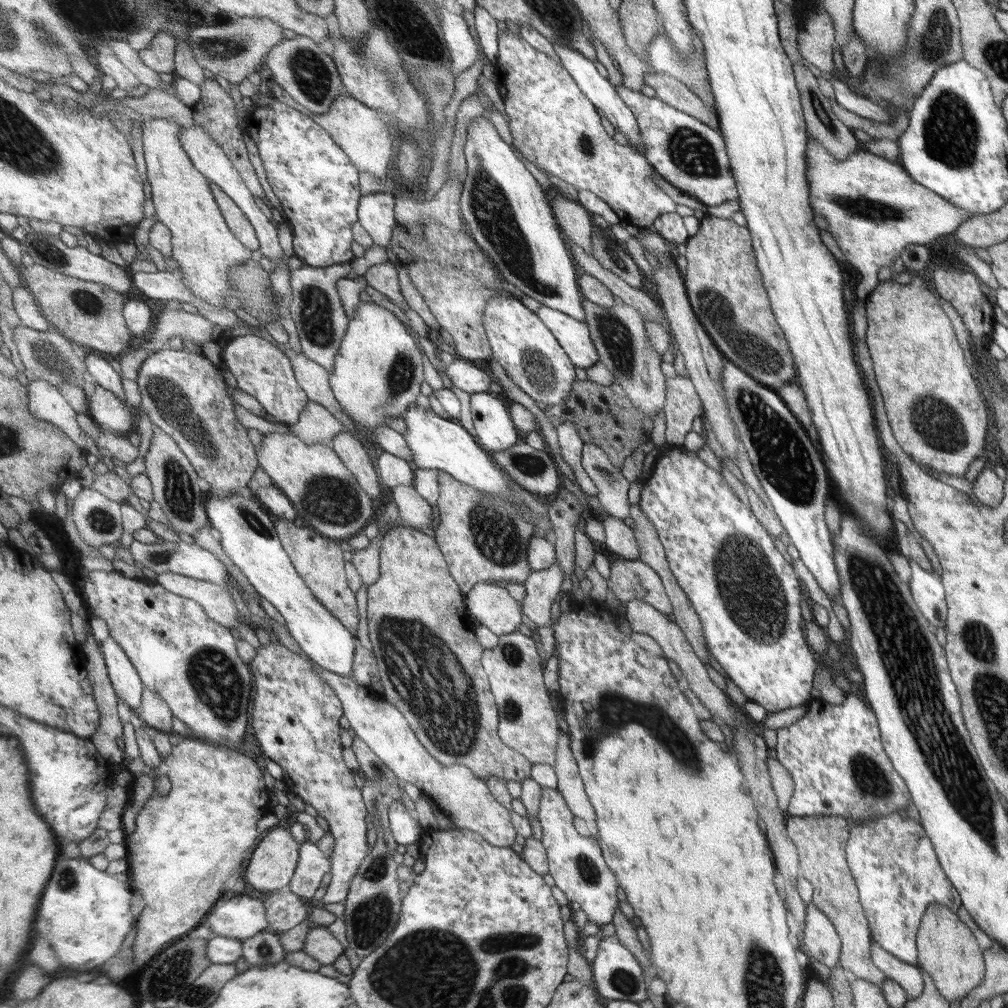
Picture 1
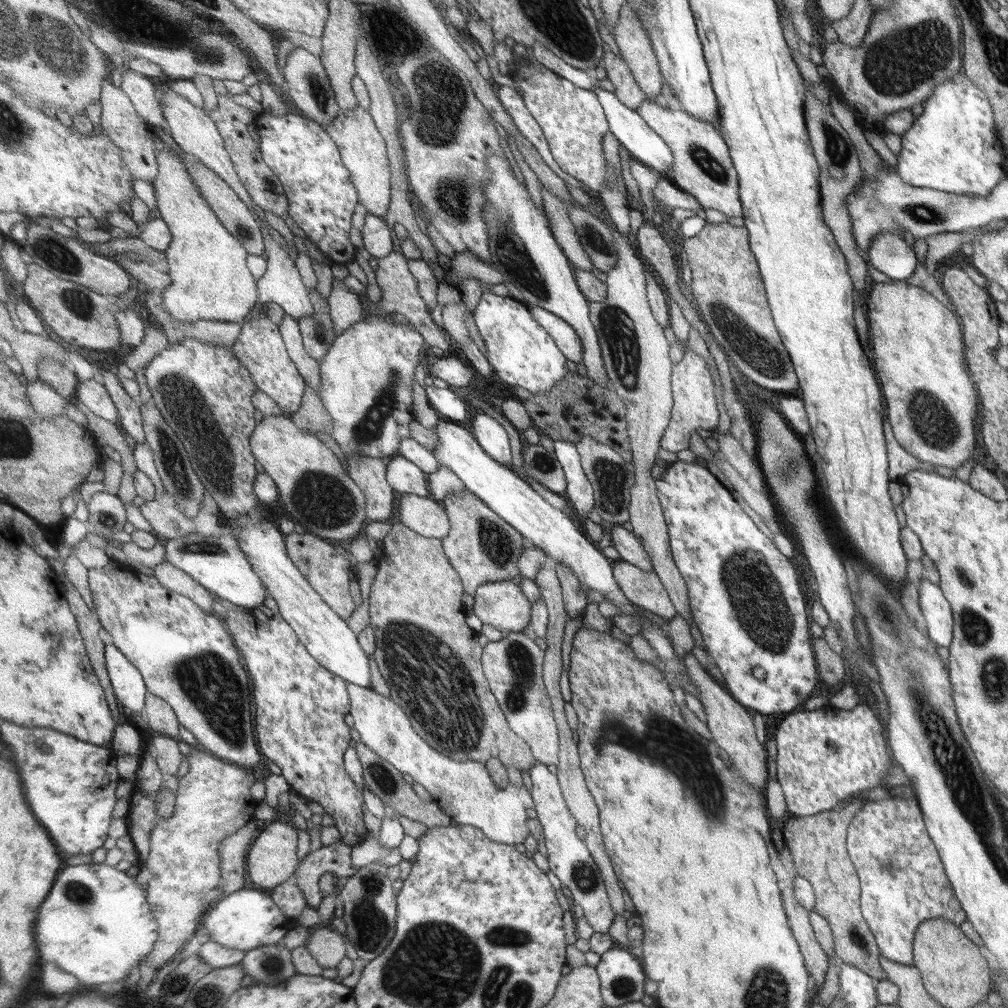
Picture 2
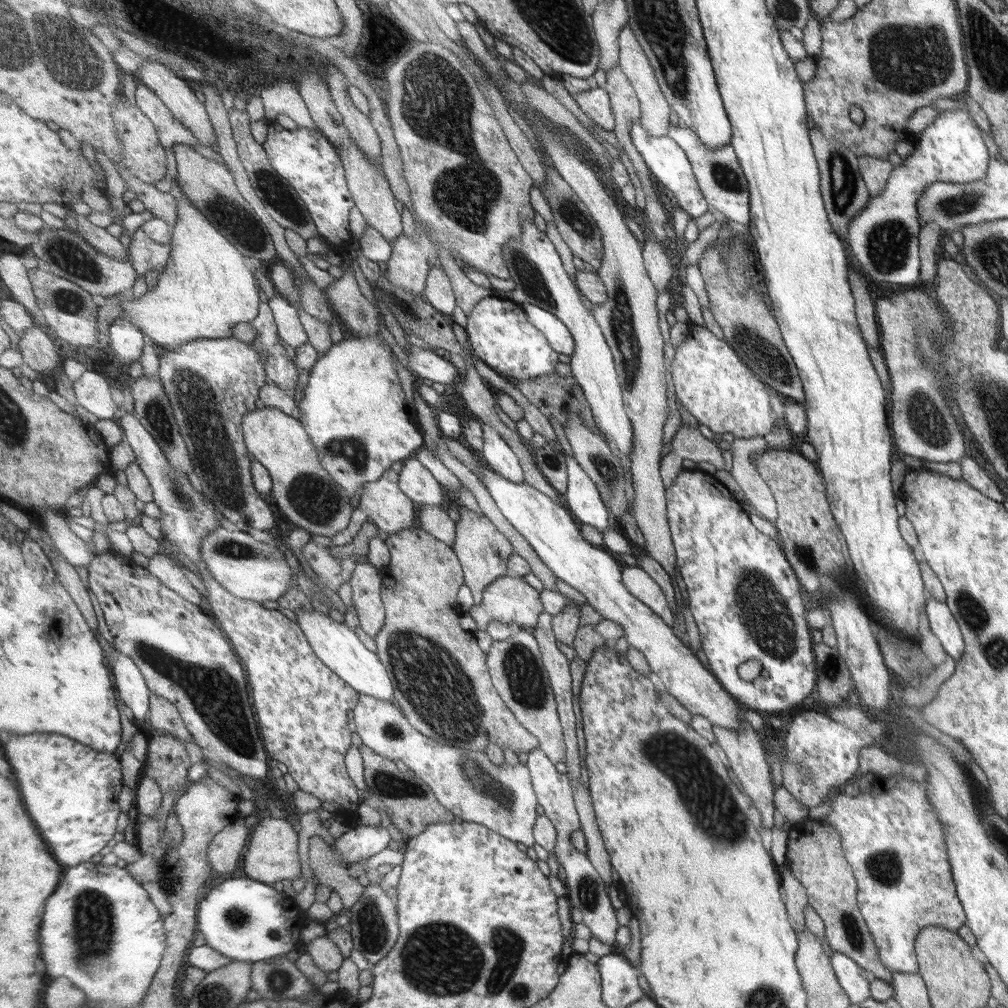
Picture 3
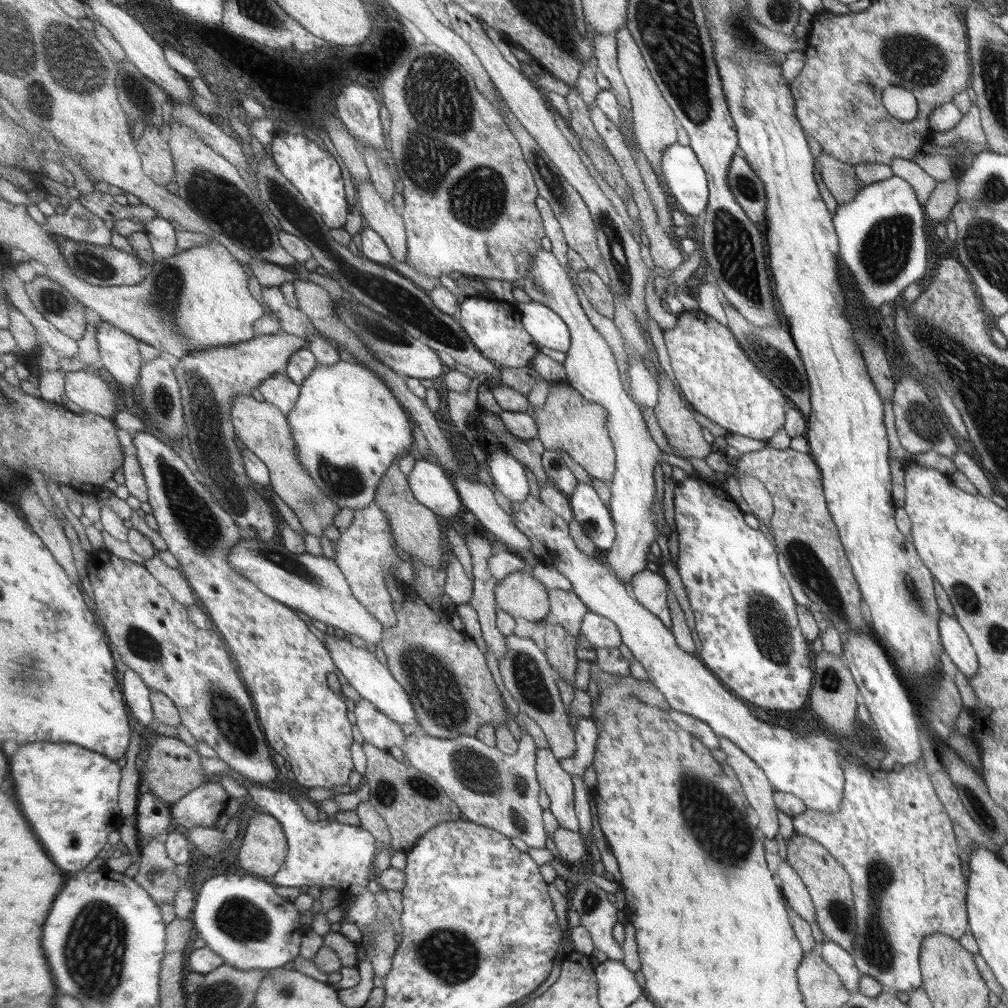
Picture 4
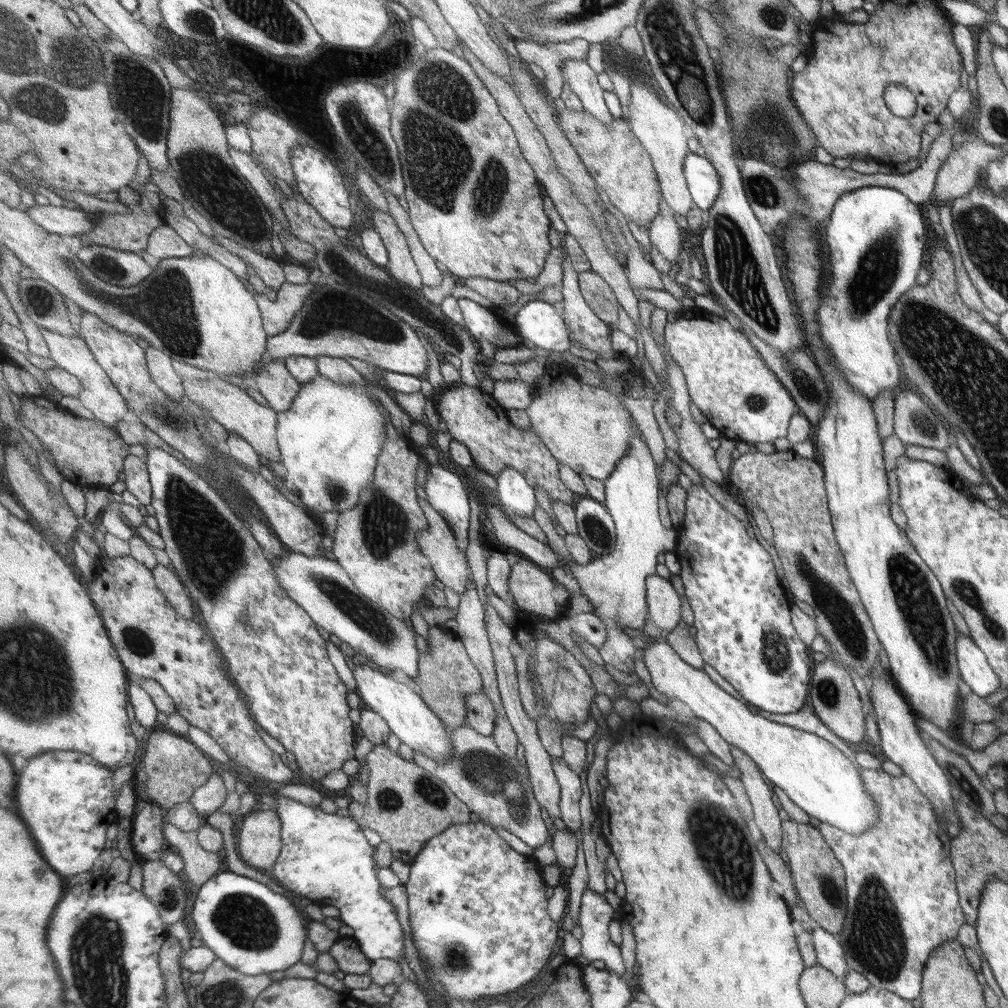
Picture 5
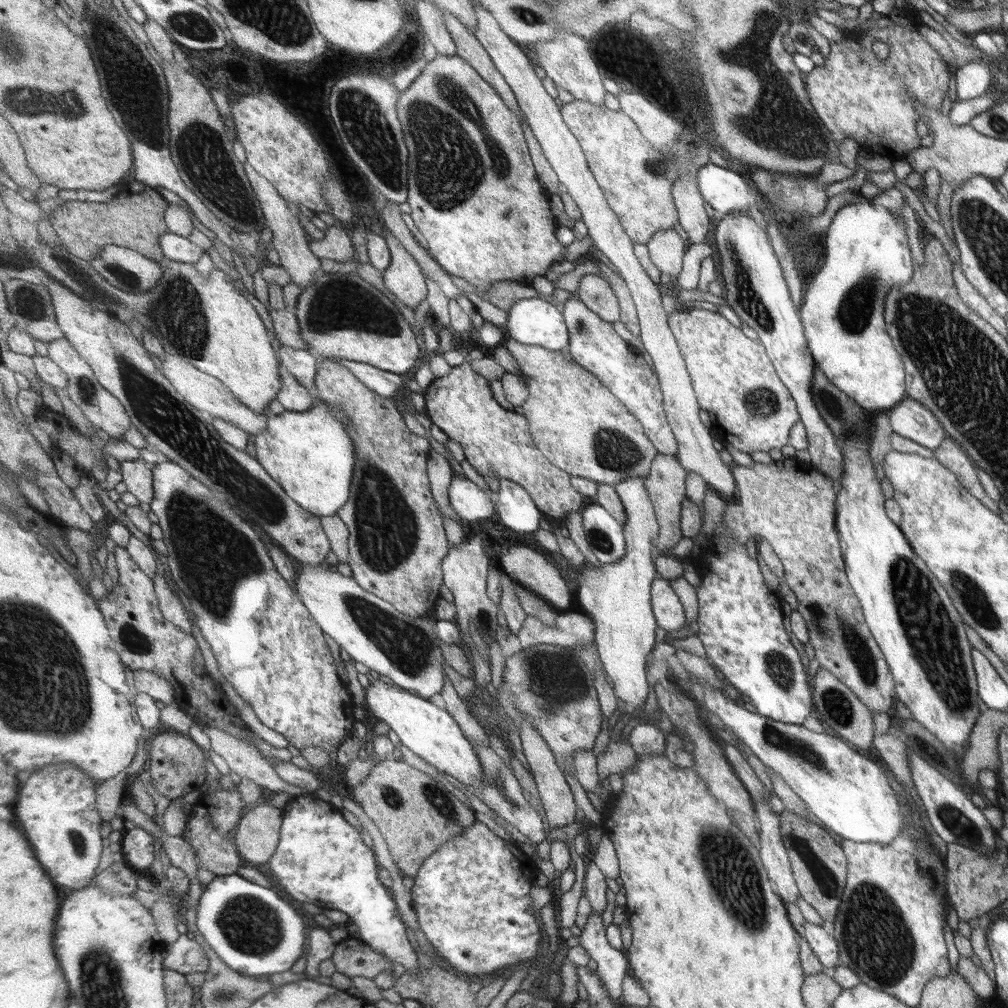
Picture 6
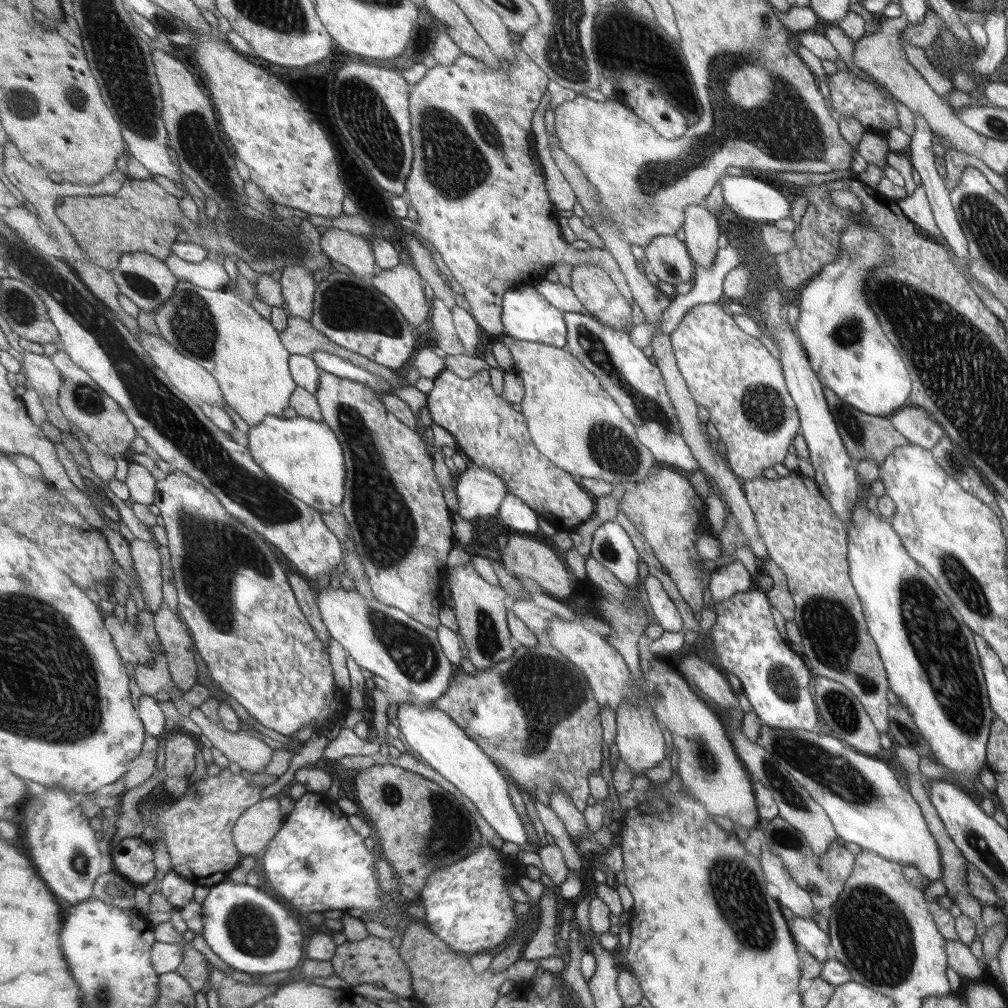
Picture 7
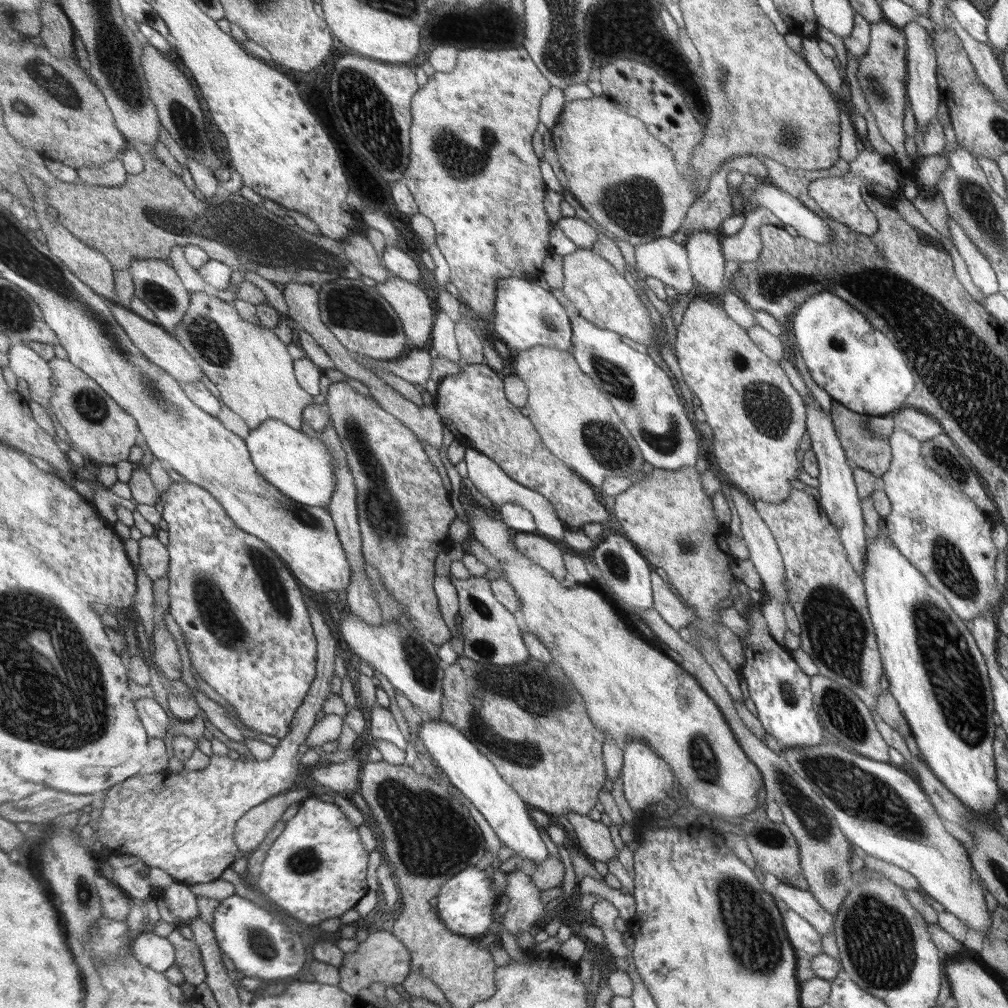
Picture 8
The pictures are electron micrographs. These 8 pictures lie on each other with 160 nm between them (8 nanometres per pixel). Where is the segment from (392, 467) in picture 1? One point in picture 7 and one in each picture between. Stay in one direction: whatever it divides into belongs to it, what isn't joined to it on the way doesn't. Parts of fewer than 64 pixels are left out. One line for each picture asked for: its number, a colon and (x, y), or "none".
2: (406, 477)
3: (417, 481)
4: (431, 483)
5: (445, 491)
6: (470, 503)
7: (480, 492)

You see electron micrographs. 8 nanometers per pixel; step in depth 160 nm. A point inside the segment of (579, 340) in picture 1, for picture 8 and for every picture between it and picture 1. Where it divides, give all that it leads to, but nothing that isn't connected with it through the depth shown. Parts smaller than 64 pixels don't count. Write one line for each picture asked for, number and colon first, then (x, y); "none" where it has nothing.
2: (568, 339)
3: (559, 335)
4: (546, 326)
5: (542, 323)
6: (532, 321)
7: (528, 315)
8: (527, 315)

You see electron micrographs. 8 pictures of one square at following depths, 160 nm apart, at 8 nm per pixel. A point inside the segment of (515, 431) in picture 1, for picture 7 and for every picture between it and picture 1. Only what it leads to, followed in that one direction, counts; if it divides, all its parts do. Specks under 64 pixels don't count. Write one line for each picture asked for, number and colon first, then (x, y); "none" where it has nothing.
2: (489, 431)
3: (500, 456)
4: (508, 473)
5: (515, 494)
6: (516, 509)
7: (514, 512)

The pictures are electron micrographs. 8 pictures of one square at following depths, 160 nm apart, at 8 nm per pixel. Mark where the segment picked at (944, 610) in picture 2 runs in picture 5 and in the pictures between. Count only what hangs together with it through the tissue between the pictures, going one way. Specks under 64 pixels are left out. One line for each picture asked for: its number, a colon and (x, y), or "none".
3: (945, 630)
4: (955, 644)
5: (975, 672)

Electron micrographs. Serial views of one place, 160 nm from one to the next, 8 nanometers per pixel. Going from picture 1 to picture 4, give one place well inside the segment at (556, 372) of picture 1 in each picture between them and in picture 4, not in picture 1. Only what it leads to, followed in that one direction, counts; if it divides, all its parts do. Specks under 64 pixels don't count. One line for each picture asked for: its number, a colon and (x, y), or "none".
2: (522, 353)
3: (499, 330)
4: (496, 327)

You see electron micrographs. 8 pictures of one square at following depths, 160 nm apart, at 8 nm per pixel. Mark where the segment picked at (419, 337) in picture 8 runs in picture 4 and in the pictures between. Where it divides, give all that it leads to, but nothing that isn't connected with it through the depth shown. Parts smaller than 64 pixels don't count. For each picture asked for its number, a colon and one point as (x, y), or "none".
4: (379, 214)
5: (402, 265)
6: (405, 279)
7: (404, 285)

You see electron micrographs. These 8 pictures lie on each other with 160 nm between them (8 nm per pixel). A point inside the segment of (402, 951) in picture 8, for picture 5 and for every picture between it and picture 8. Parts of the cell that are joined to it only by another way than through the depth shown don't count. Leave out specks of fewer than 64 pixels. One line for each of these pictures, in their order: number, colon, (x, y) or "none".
5: (352, 960)
6: (353, 957)
7: (372, 960)

